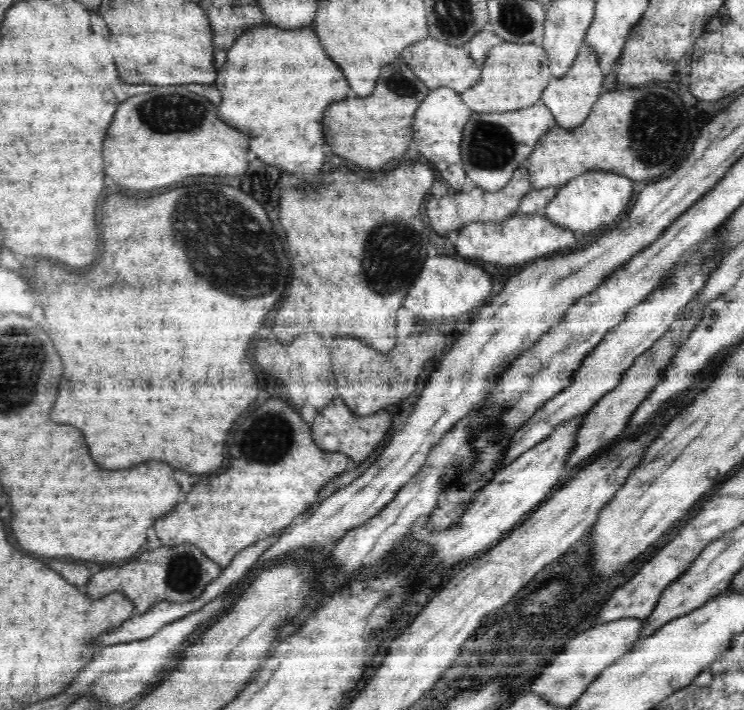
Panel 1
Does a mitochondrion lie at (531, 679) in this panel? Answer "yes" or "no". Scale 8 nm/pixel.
no

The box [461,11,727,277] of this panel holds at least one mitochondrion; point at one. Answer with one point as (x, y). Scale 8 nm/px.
(656, 129)

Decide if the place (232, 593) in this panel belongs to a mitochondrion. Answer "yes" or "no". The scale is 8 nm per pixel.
no

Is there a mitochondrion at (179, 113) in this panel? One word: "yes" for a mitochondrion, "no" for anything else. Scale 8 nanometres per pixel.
yes

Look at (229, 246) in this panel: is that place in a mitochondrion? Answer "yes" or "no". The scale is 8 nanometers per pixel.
yes

